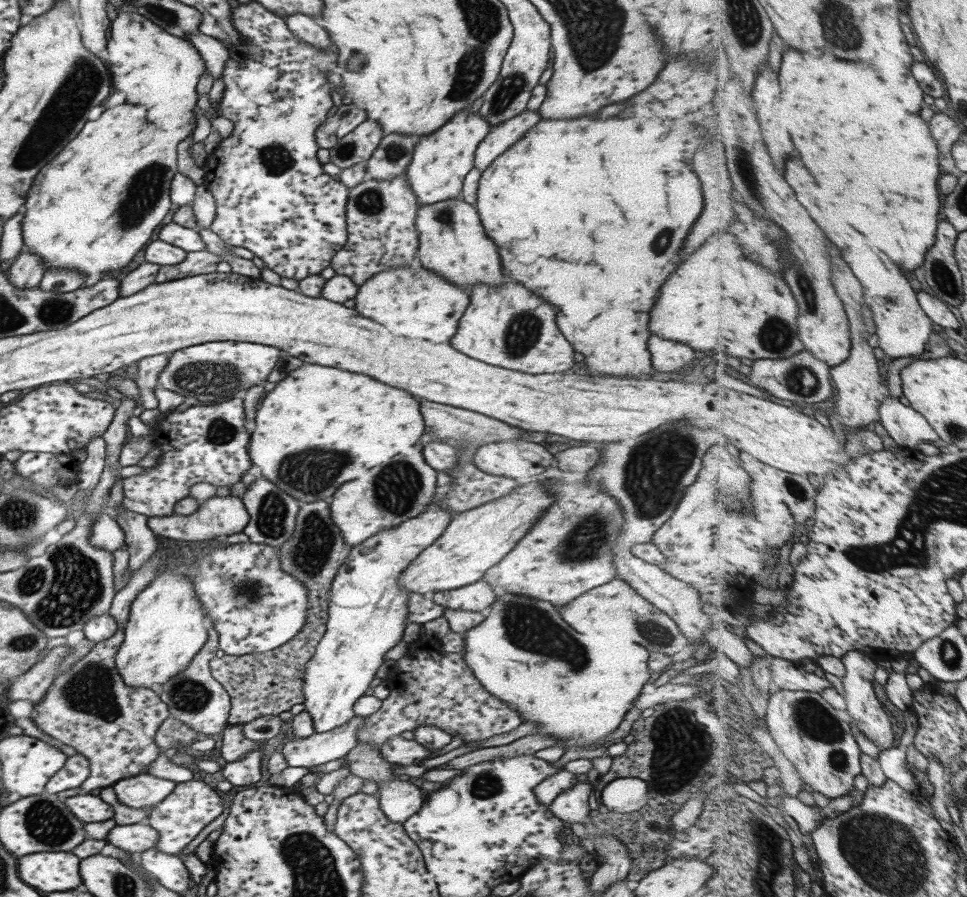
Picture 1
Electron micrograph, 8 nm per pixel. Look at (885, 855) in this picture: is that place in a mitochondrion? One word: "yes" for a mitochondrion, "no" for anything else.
yes

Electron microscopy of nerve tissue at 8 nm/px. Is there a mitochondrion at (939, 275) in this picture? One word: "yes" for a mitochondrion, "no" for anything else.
yes

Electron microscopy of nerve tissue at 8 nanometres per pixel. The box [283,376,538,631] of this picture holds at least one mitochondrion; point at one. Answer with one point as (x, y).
(316, 539)

